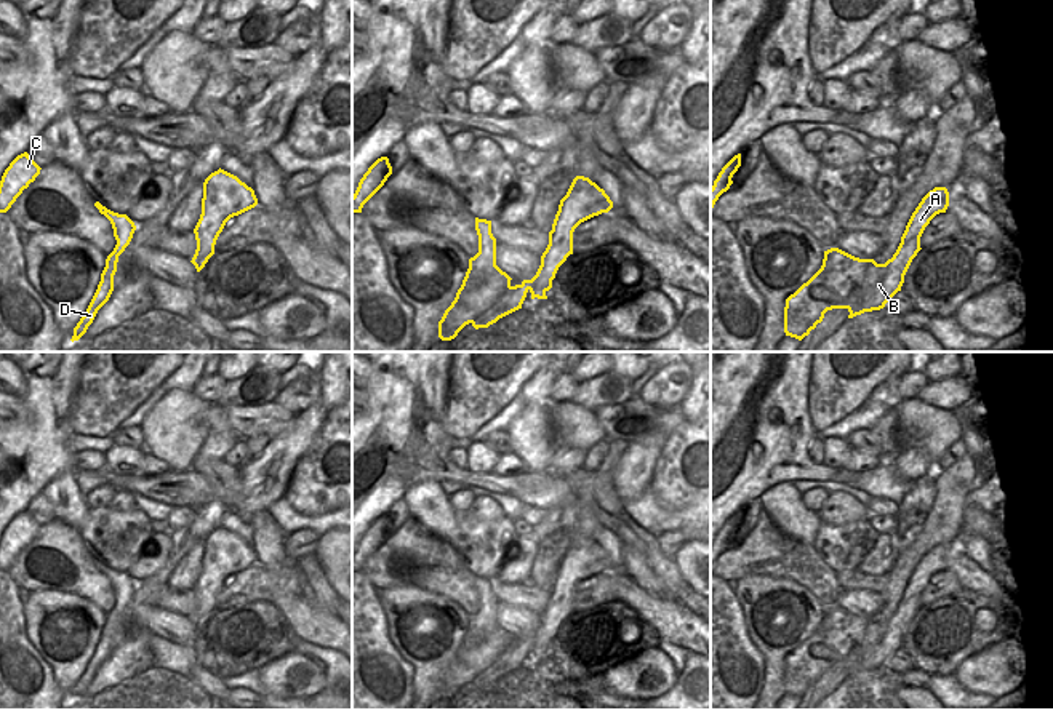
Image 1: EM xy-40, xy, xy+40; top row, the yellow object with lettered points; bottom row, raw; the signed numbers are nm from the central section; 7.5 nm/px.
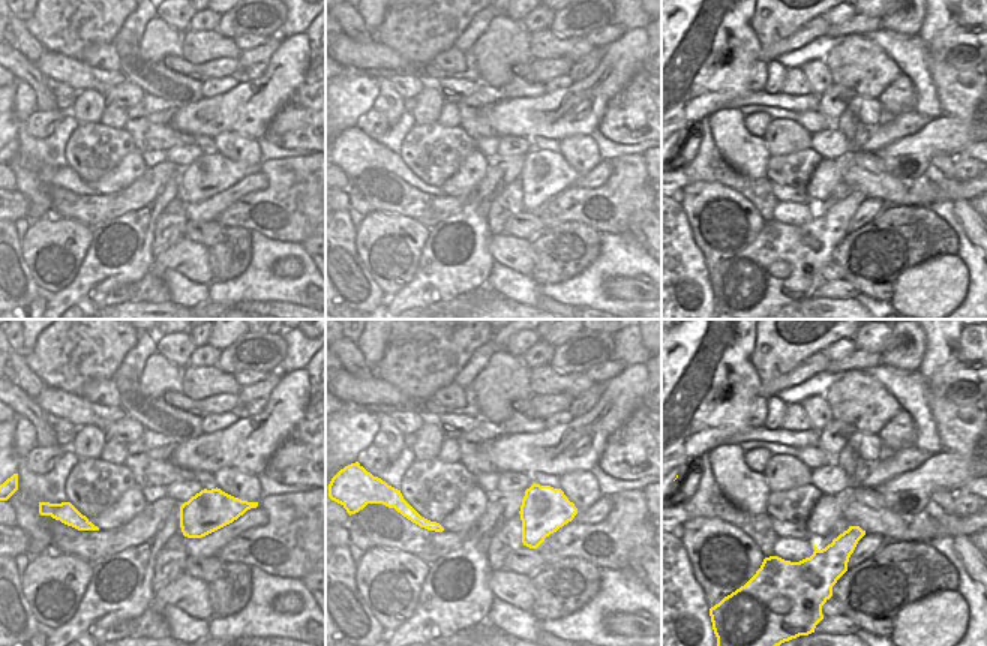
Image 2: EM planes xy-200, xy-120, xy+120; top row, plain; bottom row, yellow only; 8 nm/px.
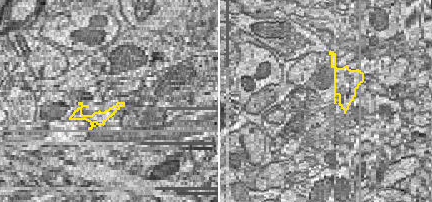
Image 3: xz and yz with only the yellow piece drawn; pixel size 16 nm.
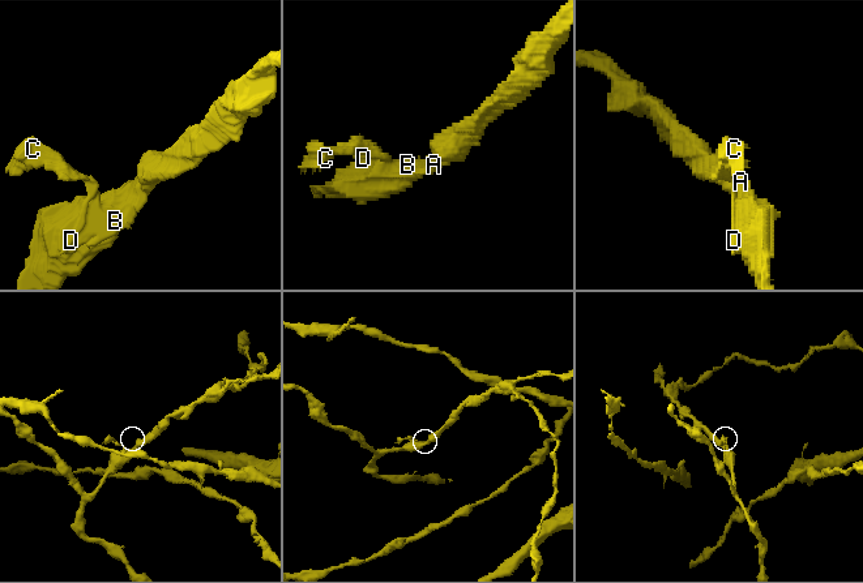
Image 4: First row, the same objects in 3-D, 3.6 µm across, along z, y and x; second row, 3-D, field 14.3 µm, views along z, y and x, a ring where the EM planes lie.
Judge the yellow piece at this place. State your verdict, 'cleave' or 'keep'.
keep

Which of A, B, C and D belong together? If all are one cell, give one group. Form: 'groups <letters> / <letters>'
groups A B C D

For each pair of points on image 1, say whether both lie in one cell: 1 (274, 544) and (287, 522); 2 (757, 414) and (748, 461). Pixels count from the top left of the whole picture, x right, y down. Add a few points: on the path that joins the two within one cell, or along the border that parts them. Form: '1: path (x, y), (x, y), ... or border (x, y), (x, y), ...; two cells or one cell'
1: border (268, 510), (285, 536); two cells
2: path (748, 426), (748, 450); one cell

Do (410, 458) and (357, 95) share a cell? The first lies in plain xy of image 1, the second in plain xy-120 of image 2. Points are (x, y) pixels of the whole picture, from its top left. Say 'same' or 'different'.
same

